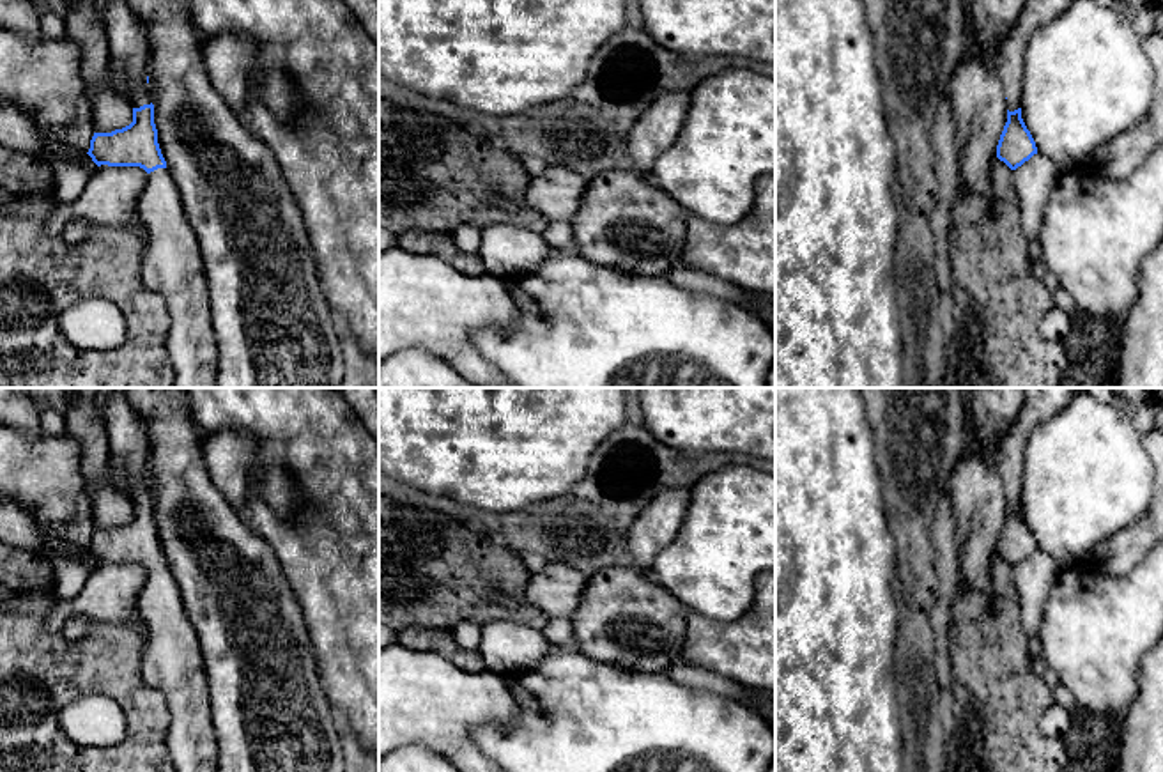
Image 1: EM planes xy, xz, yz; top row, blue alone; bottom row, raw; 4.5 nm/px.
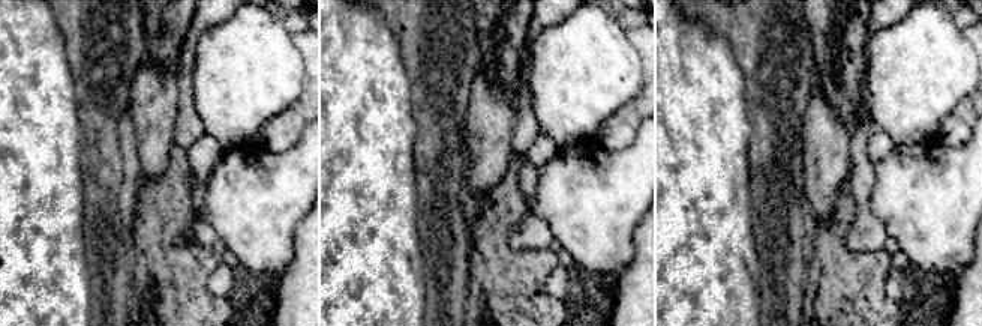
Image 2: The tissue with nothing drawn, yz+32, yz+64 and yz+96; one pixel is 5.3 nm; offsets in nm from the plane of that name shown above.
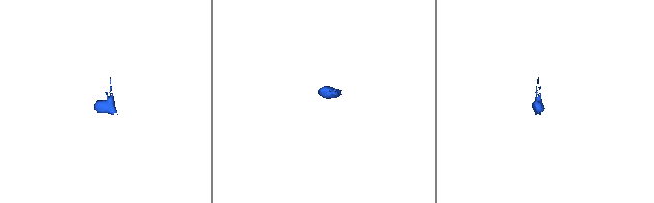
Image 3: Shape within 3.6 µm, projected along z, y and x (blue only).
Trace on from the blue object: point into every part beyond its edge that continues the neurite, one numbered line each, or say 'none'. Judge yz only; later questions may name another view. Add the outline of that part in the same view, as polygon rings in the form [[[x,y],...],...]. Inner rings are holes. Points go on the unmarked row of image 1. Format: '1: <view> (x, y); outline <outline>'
1: yz (1041, 404); outline [[[1025,388],[1023,407],[1013,427],[998,439],[993,459],[1009,508],[1021,505],[1025,444],[1034,430],[1059,414],[1076,393],[1076,388]]]

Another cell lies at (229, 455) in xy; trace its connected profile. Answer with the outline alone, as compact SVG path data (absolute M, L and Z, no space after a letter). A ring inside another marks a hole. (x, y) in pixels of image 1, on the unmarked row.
M244 432L204 436L204 462L209 478L230 506L244 517L248 473L253 469L255 437Z

